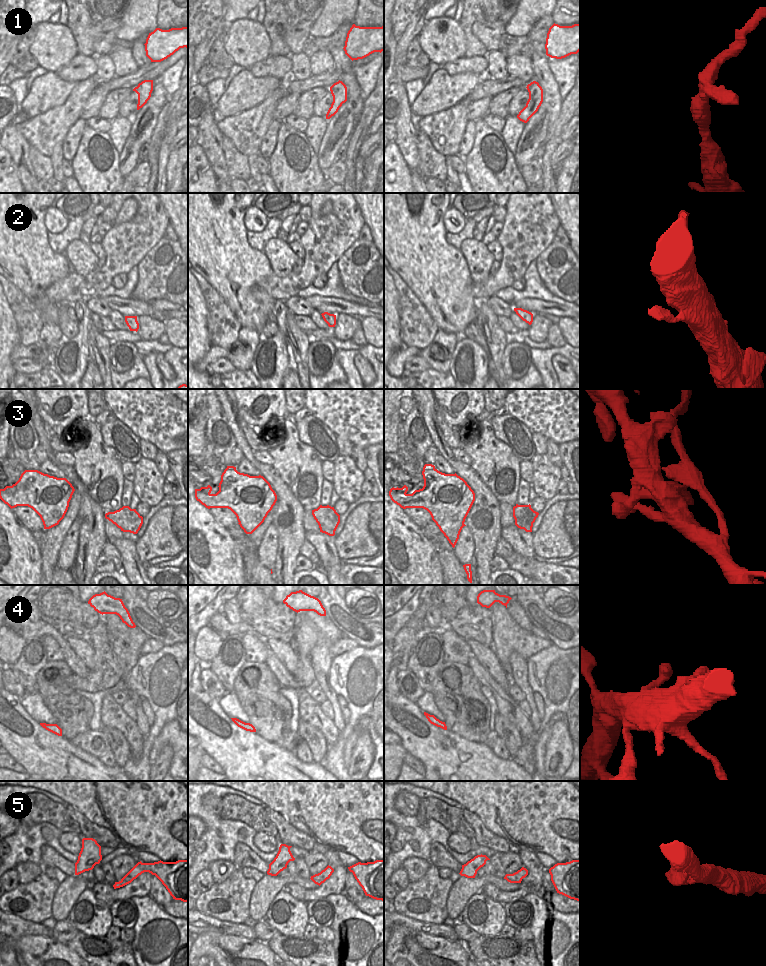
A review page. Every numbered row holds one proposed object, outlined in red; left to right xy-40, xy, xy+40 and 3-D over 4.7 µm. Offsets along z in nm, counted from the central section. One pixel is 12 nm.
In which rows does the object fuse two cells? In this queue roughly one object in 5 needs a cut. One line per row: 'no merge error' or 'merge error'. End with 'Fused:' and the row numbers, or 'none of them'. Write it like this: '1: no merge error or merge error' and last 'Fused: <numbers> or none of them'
1: no merge error
2: no merge error
3: merge error
4: no merge error
5: no merge error
Fused: 3

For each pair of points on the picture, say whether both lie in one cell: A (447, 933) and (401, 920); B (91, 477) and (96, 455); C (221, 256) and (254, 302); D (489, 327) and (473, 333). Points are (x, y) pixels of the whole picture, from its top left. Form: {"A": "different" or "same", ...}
{"A": "same", "B": "same", "C": "same", "D": "different"}

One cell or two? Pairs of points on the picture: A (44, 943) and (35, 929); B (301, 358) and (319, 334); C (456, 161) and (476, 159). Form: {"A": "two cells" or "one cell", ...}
{"A": "two cells", "B": "two cells", "C": "two cells"}

